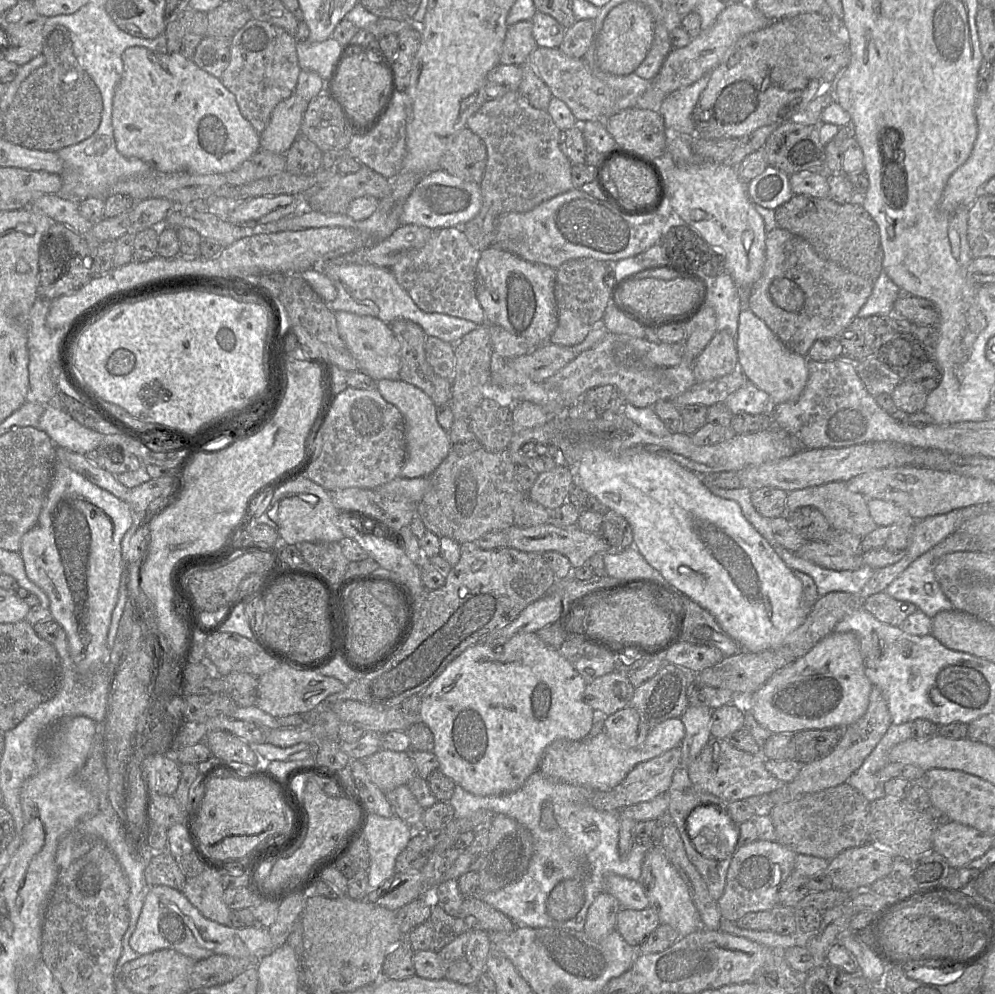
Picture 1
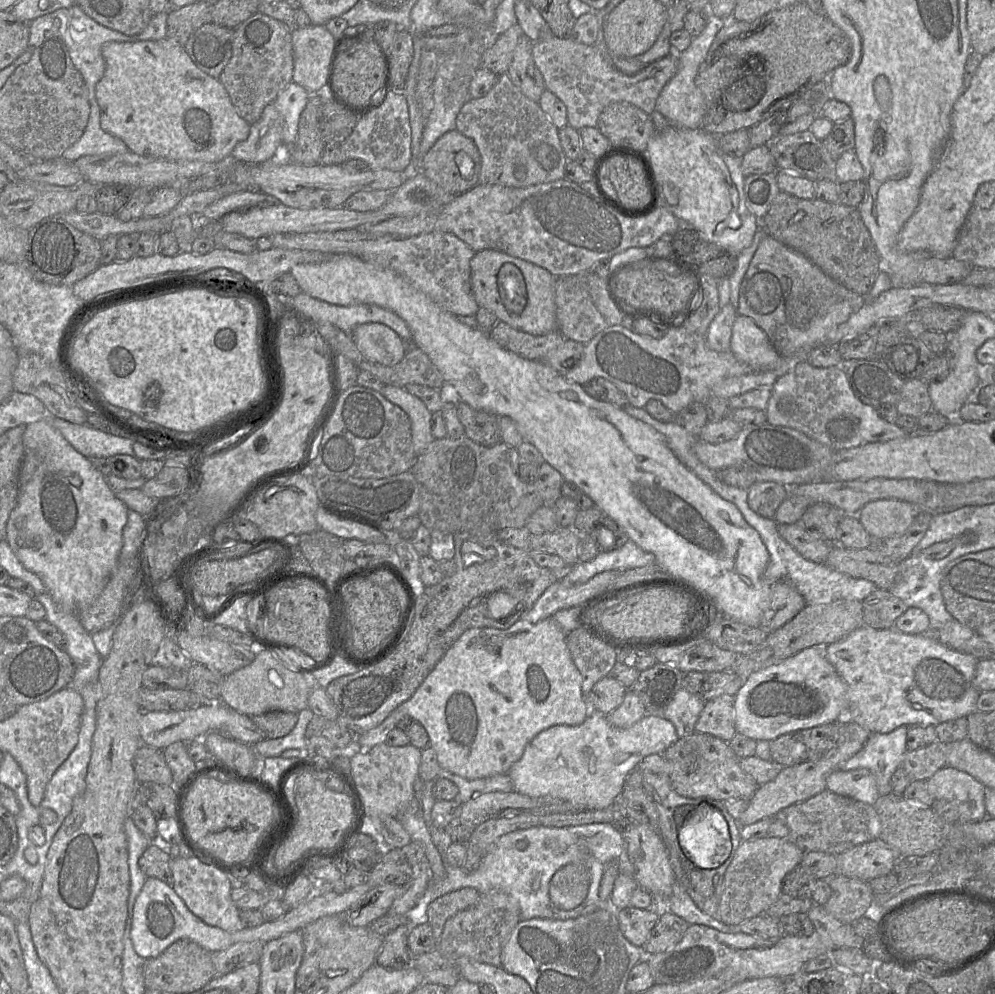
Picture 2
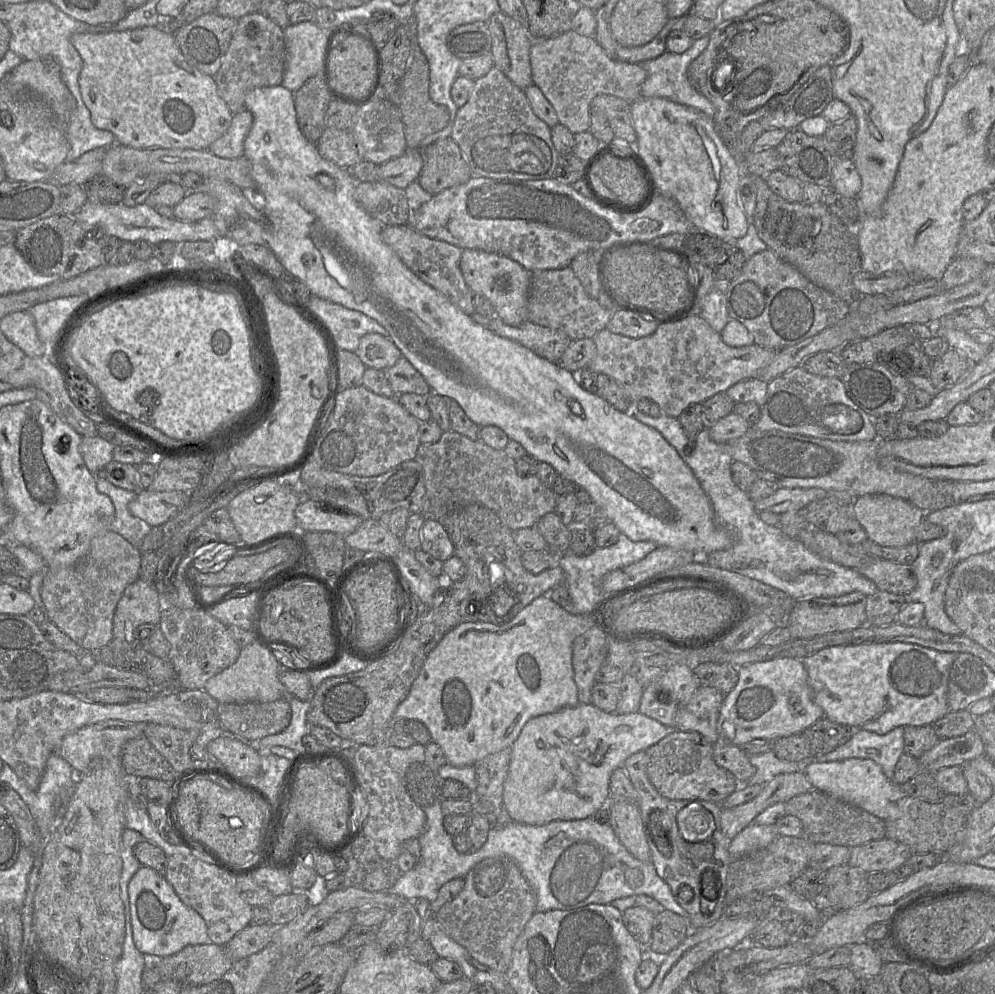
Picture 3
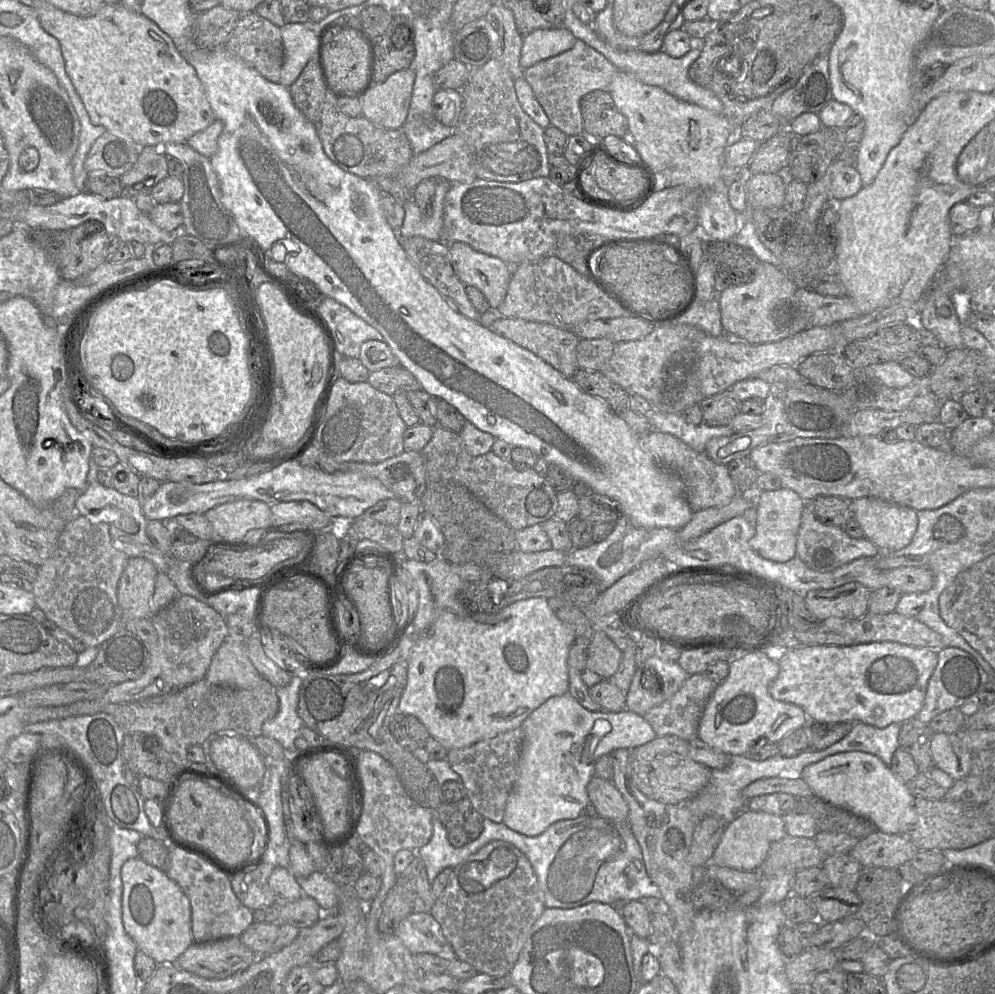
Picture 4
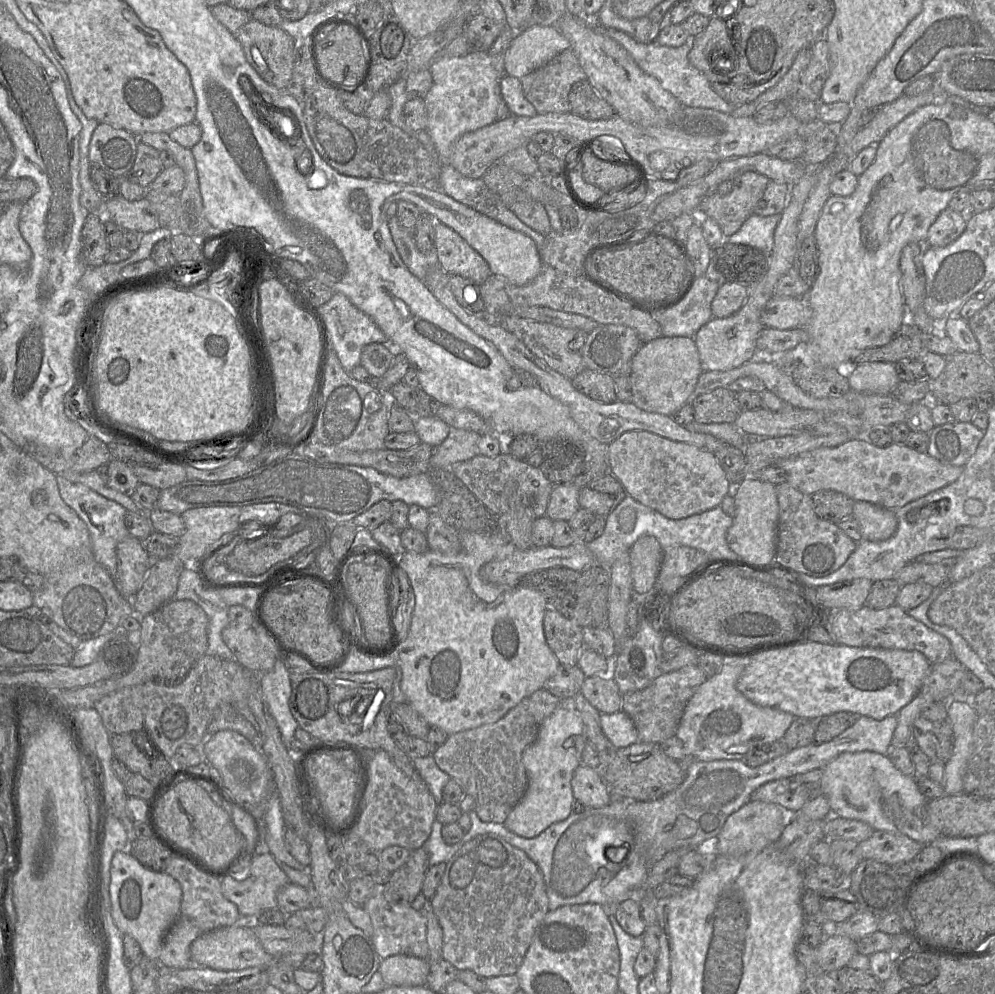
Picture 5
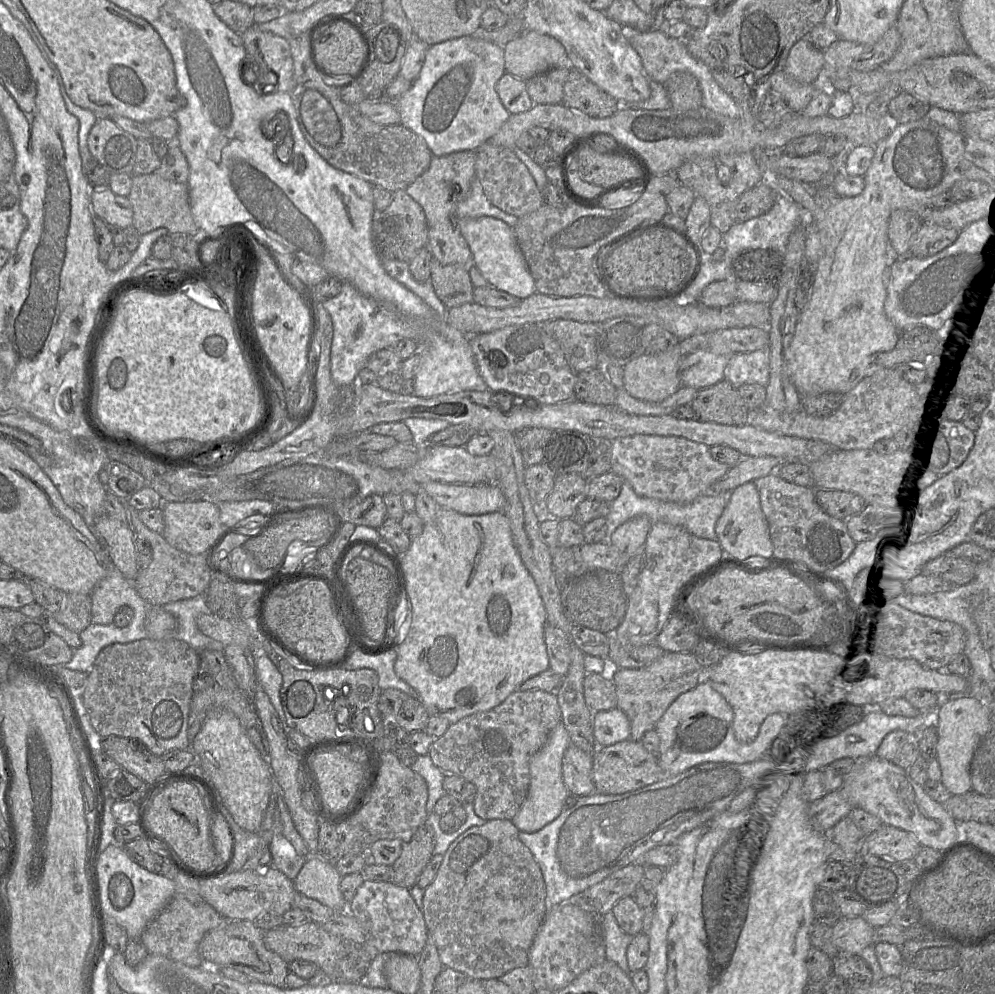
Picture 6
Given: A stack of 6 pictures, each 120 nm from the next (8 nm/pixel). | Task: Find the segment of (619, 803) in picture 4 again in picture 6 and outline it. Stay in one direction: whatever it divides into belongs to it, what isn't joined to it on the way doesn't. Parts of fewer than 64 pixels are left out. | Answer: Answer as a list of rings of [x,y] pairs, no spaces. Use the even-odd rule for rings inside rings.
[[[573,744],[566,749],[563,761],[563,781],[570,794],[589,796],[596,793],[592,780],[593,754],[587,753]]]

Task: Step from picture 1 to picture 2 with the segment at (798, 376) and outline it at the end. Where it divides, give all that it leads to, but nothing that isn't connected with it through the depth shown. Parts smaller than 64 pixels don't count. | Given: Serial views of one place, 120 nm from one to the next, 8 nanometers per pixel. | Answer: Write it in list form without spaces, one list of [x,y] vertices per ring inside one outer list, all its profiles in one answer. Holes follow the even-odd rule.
[[[737,315],[732,327],[731,352],[741,364],[772,370],[781,359],[767,334],[749,317]]]

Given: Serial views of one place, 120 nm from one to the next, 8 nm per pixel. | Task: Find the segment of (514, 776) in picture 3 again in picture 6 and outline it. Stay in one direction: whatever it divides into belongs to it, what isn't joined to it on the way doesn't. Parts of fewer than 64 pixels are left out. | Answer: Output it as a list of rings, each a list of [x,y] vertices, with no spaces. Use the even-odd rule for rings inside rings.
[[[618,707],[593,715],[594,738],[599,747],[606,747],[630,738],[630,722]],[[561,720],[551,731],[546,743],[531,758],[528,793],[522,807],[511,820],[519,831],[537,832],[555,820],[564,810],[564,801],[570,793],[563,781],[562,761],[570,744],[570,736]]]

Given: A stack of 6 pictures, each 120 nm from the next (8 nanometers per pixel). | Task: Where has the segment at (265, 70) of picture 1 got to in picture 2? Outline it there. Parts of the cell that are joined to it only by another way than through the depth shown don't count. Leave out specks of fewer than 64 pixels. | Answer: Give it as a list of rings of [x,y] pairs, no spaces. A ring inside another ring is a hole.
[[[256,12],[234,29],[232,55],[218,79],[240,117],[252,125],[259,120],[264,108],[292,82],[293,69],[290,30],[281,21]]]

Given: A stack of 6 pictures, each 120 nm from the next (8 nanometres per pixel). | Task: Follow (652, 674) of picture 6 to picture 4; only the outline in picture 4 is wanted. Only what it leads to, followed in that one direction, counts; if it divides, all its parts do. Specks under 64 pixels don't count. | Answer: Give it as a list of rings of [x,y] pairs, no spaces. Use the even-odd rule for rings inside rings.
[[[704,674],[690,675],[670,699],[650,709],[642,717],[651,725],[658,737],[672,735],[686,741],[697,739],[699,721],[716,686],[717,684]]]

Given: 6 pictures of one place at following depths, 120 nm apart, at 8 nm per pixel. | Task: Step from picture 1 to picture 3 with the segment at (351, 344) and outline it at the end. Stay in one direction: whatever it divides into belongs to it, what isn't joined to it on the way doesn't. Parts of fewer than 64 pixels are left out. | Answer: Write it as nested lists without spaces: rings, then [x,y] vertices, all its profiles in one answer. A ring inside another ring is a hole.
[[[377,333],[361,337],[355,353],[366,367],[377,370],[394,366],[402,357],[401,351],[389,337]]]

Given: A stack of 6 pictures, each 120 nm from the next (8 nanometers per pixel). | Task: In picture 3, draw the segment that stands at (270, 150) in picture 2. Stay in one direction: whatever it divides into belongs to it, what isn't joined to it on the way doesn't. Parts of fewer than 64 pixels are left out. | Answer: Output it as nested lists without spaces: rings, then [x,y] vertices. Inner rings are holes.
[[[244,109],[233,114],[232,122],[228,130],[209,147],[212,154],[224,158],[235,159],[244,154],[244,140],[253,123],[253,115]]]

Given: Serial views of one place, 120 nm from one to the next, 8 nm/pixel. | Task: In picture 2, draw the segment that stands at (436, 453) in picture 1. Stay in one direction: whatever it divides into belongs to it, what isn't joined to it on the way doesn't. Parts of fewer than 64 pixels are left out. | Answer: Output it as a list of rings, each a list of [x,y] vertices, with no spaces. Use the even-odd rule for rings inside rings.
[[[384,385],[379,393],[408,415],[411,422],[414,451],[416,456],[419,456],[435,440],[430,425],[432,413],[429,412],[422,400],[408,393],[403,387]]]

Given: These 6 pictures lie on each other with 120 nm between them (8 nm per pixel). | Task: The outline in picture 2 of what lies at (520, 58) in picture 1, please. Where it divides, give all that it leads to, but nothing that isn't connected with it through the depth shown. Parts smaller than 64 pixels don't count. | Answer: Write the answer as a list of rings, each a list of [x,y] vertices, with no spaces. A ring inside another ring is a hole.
[[[518,23],[500,34],[496,42],[482,55],[480,67],[496,75],[507,74],[514,50],[522,34],[524,33]]]

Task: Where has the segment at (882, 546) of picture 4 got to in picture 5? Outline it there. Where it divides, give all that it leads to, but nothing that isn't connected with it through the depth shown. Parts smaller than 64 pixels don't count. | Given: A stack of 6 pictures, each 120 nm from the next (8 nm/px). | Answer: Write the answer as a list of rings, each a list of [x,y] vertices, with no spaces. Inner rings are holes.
[[[864,501],[854,502],[852,517],[859,525],[862,540],[887,540],[895,534],[898,527],[893,510]]]

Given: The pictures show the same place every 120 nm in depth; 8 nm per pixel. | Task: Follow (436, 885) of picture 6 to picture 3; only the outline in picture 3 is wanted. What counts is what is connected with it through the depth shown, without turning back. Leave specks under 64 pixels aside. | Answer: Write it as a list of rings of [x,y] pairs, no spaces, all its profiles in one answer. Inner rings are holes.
[[[508,857],[486,858],[464,877],[464,887],[457,897],[444,904],[435,914],[444,932],[464,947],[478,961],[502,974],[511,966],[514,944],[524,926],[536,912],[536,896],[518,865]]]

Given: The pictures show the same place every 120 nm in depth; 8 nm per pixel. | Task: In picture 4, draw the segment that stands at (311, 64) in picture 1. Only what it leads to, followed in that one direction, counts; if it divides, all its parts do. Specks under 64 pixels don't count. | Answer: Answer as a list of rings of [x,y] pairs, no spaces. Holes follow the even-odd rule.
[[[285,23],[280,27],[284,45],[284,63],[280,83],[290,87],[306,64],[317,58],[320,30],[314,31],[303,23]]]

